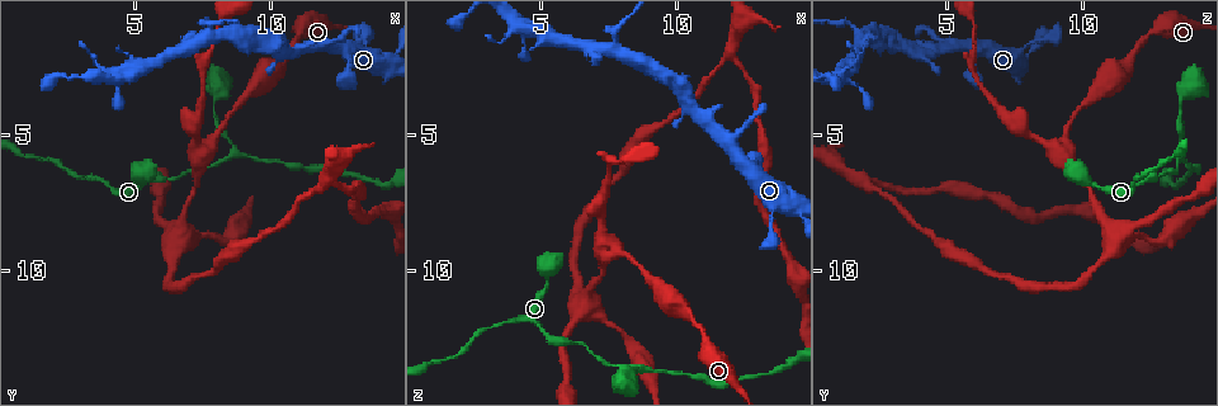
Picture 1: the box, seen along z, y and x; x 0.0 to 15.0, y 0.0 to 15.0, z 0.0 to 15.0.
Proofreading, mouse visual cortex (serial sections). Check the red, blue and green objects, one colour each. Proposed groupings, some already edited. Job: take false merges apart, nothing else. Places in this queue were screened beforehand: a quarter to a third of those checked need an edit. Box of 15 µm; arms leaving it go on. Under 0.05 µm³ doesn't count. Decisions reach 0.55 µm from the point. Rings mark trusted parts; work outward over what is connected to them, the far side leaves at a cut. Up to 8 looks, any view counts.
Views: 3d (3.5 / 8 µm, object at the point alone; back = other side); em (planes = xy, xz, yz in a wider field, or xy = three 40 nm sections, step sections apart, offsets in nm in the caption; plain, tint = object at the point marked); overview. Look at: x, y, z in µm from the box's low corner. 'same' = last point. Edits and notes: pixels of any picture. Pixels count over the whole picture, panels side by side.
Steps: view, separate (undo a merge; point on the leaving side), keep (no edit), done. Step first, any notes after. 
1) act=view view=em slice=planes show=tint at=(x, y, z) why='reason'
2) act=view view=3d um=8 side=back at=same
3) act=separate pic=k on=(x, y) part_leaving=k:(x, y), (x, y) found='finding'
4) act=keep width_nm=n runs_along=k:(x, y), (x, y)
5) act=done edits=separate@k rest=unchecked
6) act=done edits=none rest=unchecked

act=view view=3d um=3.5 side=back at=(8.5, 5.8, 13.6) why='sharp bend'

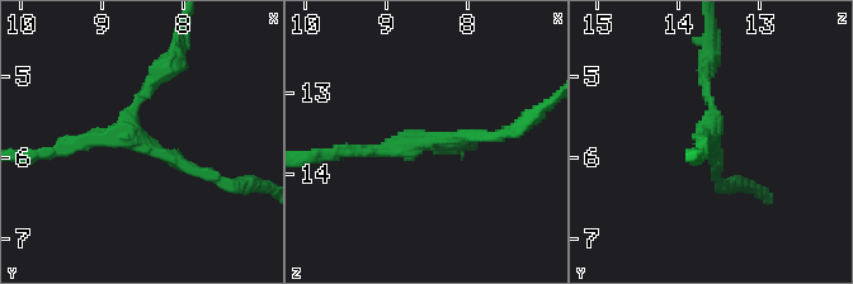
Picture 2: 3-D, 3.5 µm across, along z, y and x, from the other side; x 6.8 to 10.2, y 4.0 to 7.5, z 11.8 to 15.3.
act=view view=em slice=xy step=3 show=plain at=(8.65, 5.75, 13.65) arms=3 arm_widths_nm=150,150,150 why='shape alone is not enough'

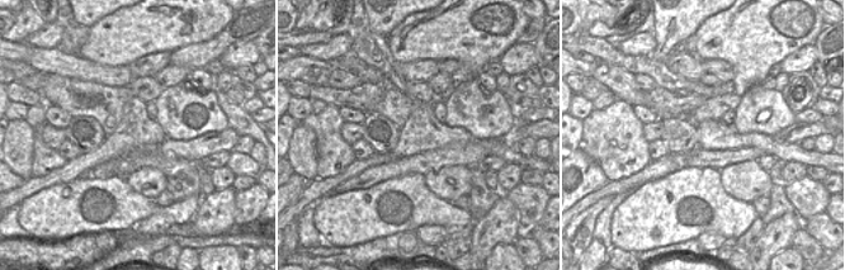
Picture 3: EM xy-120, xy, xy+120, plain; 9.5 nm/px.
act=view view=em slice=xy step=3 show=tint at=same why='with the object marked'

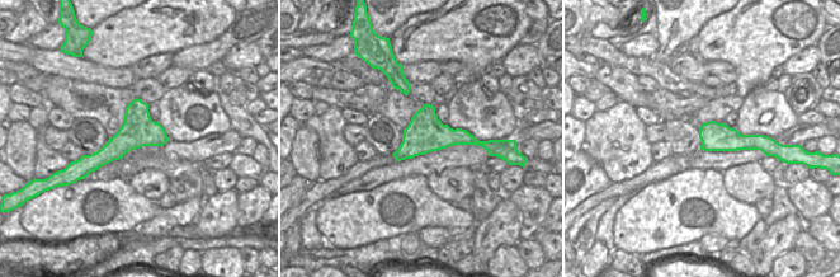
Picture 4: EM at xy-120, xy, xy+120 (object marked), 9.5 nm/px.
act=keep runs_along=2:(206, 171), (128, 128), (168, 66) found='all the same cell'

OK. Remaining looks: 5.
act=view view=3d um=3.5 at=(6.5, 8.6, 11.5)

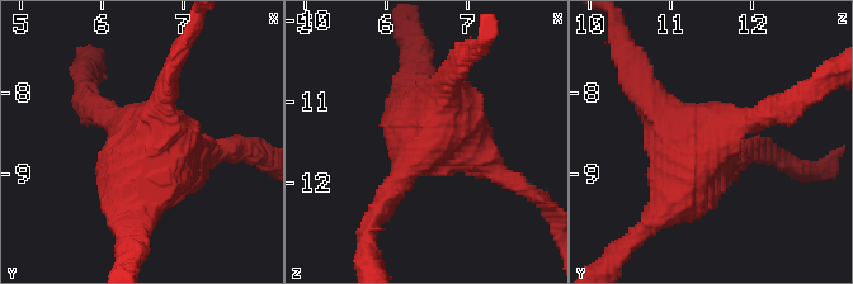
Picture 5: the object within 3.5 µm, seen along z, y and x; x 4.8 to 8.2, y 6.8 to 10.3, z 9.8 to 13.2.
act=view view=em slice=xy step=1 show=tint at=(6.50, 8.50, 11.50) why='need the tissue'

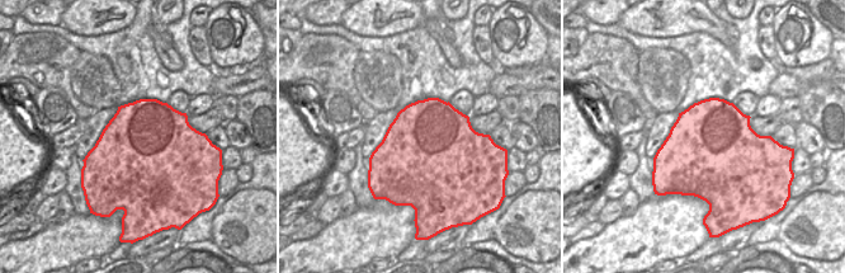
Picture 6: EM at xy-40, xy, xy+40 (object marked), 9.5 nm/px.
act=keep runs_along=5:(169, 80), (131, 221) found='continuous, no second cell'

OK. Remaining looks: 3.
act=view view=3d um=3.5 at=(12.0, 6.8, 2.1) why='abrupt turn'

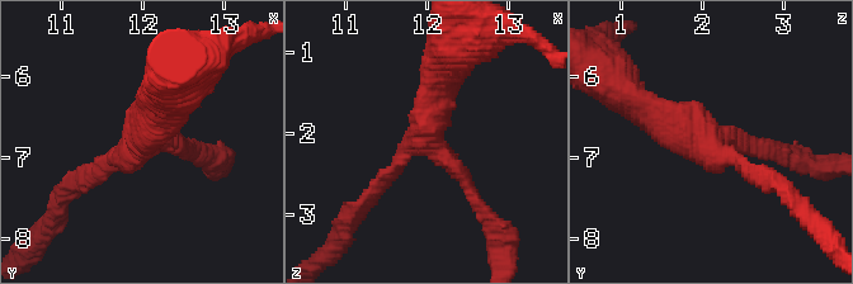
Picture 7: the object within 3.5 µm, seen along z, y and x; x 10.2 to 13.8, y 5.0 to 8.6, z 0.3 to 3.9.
act=view view=em slice=xy step=3 show=tint at=(12.05, 6.85, 2.05) arms=3 arm_widths_nm=200,200,400 why='shape alone is not enough'

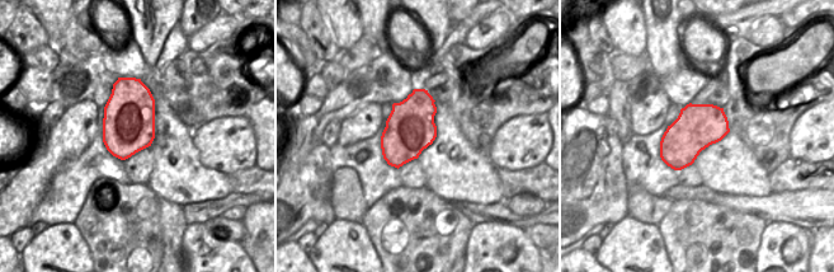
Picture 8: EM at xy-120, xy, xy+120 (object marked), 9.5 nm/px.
act=keep runs_along=7:(89, 180), (155, 137), (191, 152) found='one cell here'

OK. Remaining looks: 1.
act=done edits=none rest=unchecked

